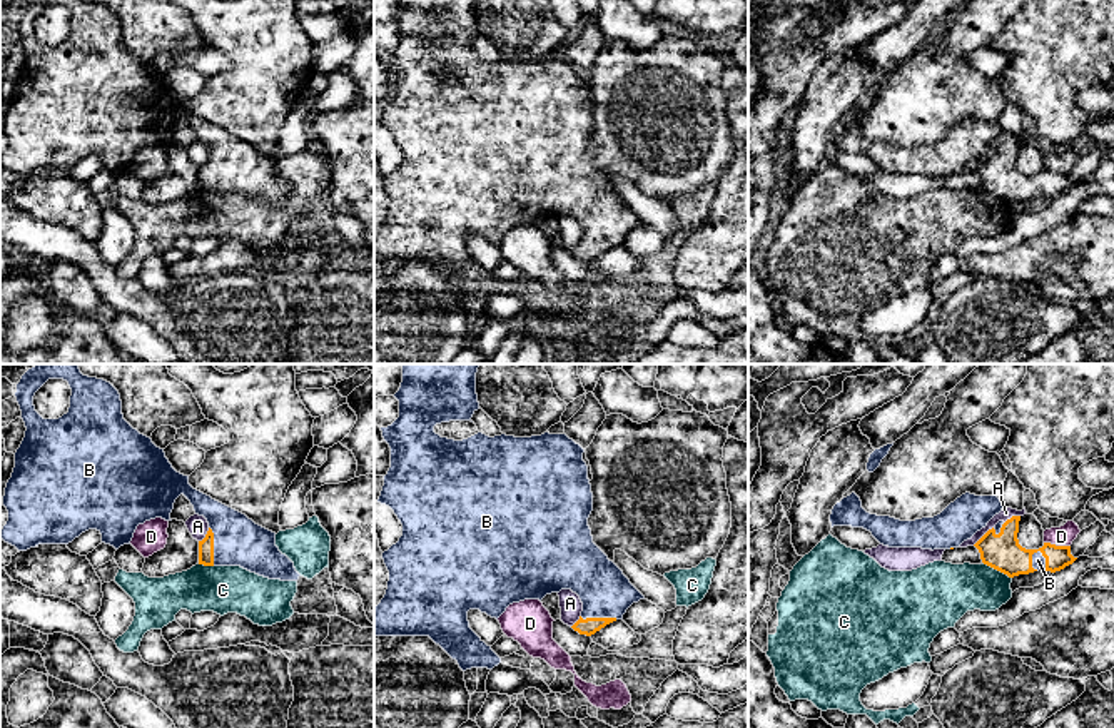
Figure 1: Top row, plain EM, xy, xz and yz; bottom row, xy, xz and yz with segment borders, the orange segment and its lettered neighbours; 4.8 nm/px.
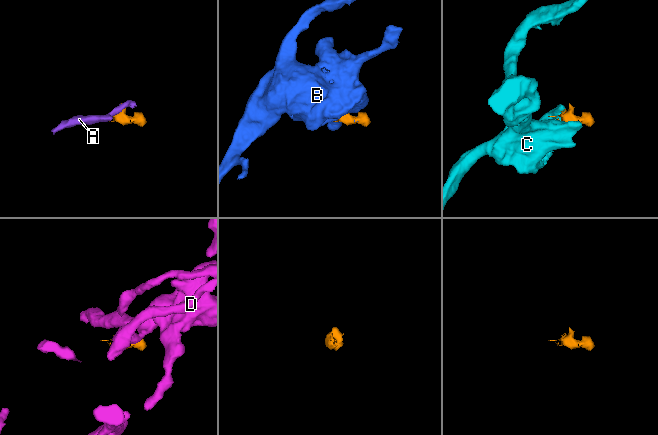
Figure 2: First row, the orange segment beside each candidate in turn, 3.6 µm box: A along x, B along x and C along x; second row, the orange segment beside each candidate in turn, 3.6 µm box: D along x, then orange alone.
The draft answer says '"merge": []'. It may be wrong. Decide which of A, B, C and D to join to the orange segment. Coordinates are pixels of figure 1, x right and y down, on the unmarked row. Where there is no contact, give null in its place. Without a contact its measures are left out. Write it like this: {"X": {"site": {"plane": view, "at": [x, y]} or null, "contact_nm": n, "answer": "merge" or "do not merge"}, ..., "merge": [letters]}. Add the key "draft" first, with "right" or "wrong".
{"draft": "wrong", "A": {"site": {"plane": "yz", "at": [984, 161]}, "contact_nm": 140, "answer": "do not merge"}, "B": {"site": {"plane": "yz", "at": [1031, 186]}, "contact_nm": 110, "answer": "merge"}, "C": {"site": {"plane": "yz", "at": [997, 196]}, "contact_nm": 170, "answer": "do not merge"}, "D": {"site": {"plane": "yz", "at": [1058, 172]}, "contact_nm": 130, "answer": "do not merge"}, "merge": ["B"]}

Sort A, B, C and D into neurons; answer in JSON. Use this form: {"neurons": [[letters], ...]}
{"neurons": [["A"], ["B"], ["C"], ["D"]]}

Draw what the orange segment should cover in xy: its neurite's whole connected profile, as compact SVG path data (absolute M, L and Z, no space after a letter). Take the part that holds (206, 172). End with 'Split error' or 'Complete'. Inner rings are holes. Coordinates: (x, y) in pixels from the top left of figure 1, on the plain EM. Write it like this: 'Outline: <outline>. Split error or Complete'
Outline: M23 0L17 10L15 23L27 57L15 78L15 94L3 122L8 147L0 157L0 164L5 169L15 172L18 177L27 177L38 170L68 170L82 159L97 155L102 160L102 169L119 175L124 170L130 170L139 150L155 144L172 147L174 129L184 120L194 132L195 140L204 142L209 149L205 164L199 167L199 190L241 192L269 205L299 205L301 200L296 197L294 189L276 172L276 159L194 115L189 110L189 102L172 94L164 75L157 73L150 63L140 60L124 45L120 20L110 8L84 0ZM48 5L63 5L72 15L68 38L58 45L43 45L33 32L35 18Z. Split error

